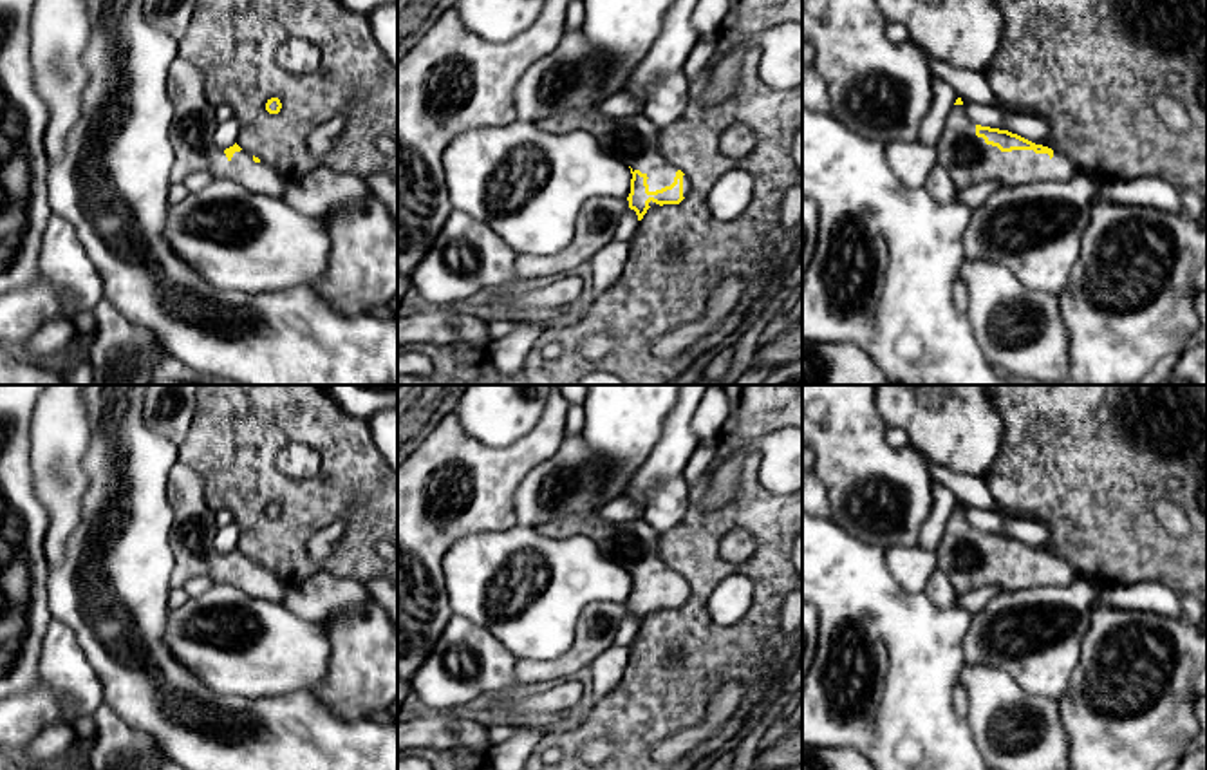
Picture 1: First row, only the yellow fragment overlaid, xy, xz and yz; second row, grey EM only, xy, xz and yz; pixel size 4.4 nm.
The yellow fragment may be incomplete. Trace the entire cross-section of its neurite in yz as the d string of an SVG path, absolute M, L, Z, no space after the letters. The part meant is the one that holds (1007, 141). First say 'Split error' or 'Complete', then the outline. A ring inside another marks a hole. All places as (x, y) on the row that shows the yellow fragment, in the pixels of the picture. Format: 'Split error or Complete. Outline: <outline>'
Split error. Outline: M961 98L950 108L934 148L938 164L949 172L958 190L987 181L1017 188L1035 181L1068 181L1077 174L1068 157L1048 146L972 123Z

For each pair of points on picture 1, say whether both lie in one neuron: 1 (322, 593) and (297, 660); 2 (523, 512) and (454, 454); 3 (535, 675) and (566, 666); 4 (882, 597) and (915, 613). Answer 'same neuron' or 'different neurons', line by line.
1: different neurons
2: different neurons
3: same neuron
4: same neuron

